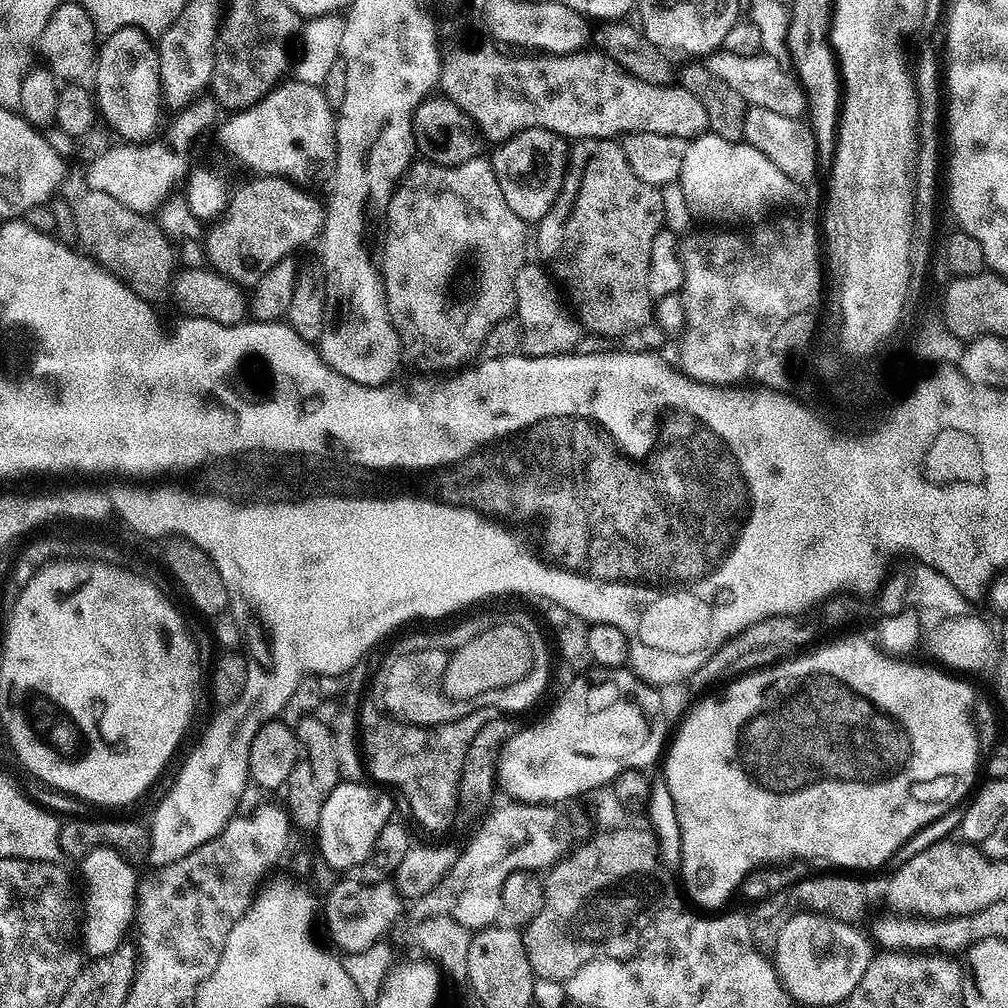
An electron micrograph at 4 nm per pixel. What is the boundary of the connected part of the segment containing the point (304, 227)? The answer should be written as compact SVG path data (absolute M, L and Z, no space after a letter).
M256 174L251 178L253 180L246 181L237 192L231 193L226 215L219 221L221 224L217 228L207 229L205 241L211 267L241 286L255 286L262 274L266 274L266 270L274 266L274 262L282 262L282 258L299 253L299 248L311 240L313 243L324 230L326 211L325 201L321 197L319 200L314 193L304 189L307 187L287 176Z

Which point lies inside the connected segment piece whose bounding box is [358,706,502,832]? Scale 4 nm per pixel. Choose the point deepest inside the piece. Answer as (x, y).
(424, 764)

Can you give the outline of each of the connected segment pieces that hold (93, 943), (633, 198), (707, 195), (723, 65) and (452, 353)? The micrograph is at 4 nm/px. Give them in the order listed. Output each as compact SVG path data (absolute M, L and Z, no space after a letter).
M93 848L83 857L84 888L82 892L82 948L89 957L95 958L110 954L119 944L125 943L127 934L134 924L136 905L138 903L138 875L133 861L115 852L113 848Z
M586 138L569 147L568 171L560 193L554 206L538 221L540 229L534 237L539 259L562 285L570 304L572 299L574 315L585 333L636 334L653 319L650 250L664 227L660 188L642 182L630 170L623 143Z
M711 132L689 141L678 183L682 186L686 206L689 206L693 219L706 222L726 222L728 224L725 225L728 226L736 226L738 222L756 220L763 212L790 203L798 191L796 181L786 174L782 174L782 170L778 170L778 166L774 166L774 162L770 162L770 158L766 158L766 154L762 154L762 150L758 150L747 142L724 140Z
M717 50L707 57L710 73L740 94L748 106L771 110L774 114L799 119L807 111L807 96L799 81L778 61L766 53L759 56L742 56Z
M484 154L474 156L468 161L452 167L427 162L413 163L401 176L400 183L392 192L390 202L382 213L382 219L384 219L384 245L380 248L380 256L378 252L378 271L384 290L384 301L388 303L388 313L400 339L403 359L407 363L409 360L420 371L417 372L420 374L448 374L453 370L463 369L465 365L480 356L480 347L482 342L486 342L486 334L490 334L491 328L498 326L498 322L502 322L506 317L515 313L514 278L520 267L526 262L524 244L530 237L530 232L524 229L527 228L526 221L518 218L518 214L514 214L514 210L510 210L506 197L502 195L502 186L498 186L498 178L494 174L491 159Z

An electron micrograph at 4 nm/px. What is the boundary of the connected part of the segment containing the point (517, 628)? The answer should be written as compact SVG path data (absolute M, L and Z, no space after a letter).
M520 624L494 626L449 655L444 692L455 700L478 698L478 694L486 694L486 690L498 690L498 686L510 686L510 682L518 682L518 678L525 676L530 669L532 647L527 631Z

